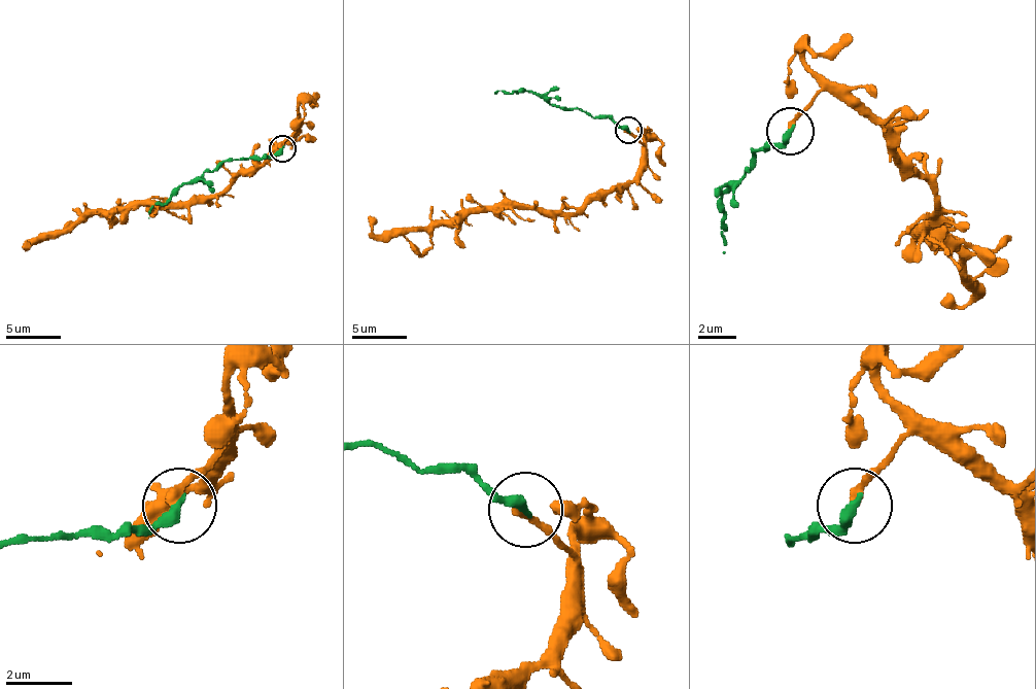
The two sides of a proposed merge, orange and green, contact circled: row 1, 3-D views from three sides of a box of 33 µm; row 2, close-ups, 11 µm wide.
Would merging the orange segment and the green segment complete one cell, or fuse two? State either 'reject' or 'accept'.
reject

